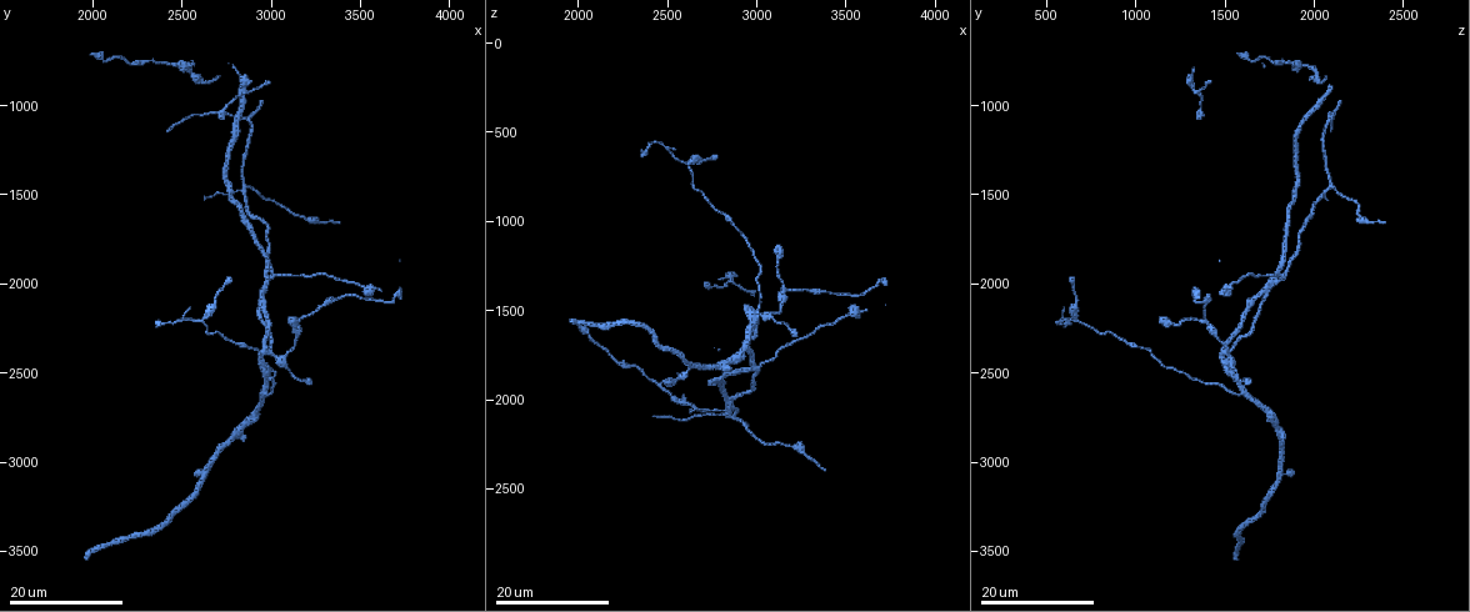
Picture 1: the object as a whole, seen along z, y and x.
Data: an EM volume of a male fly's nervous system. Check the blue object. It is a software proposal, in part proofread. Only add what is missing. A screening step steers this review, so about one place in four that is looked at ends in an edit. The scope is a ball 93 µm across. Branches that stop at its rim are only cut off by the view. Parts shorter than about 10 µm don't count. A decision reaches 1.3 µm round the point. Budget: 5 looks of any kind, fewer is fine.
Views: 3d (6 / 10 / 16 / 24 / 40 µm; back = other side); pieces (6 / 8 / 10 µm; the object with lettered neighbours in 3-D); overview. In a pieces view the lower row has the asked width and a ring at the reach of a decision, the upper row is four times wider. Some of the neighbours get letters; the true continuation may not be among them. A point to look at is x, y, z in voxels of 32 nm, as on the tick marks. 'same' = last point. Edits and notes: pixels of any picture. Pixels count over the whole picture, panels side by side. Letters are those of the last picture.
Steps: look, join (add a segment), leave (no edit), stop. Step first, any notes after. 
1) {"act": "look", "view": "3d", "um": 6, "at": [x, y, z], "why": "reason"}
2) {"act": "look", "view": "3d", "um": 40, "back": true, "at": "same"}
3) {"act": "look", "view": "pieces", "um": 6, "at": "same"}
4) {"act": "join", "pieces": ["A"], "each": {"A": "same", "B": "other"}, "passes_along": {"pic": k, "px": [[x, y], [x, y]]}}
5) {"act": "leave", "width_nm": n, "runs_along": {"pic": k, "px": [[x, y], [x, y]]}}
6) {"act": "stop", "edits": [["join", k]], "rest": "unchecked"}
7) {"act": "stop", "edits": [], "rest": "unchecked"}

{"act": "look", "view": "3d", "um": 16, "at": [2440, 1140, 2100], "why": "end of a long branch"}

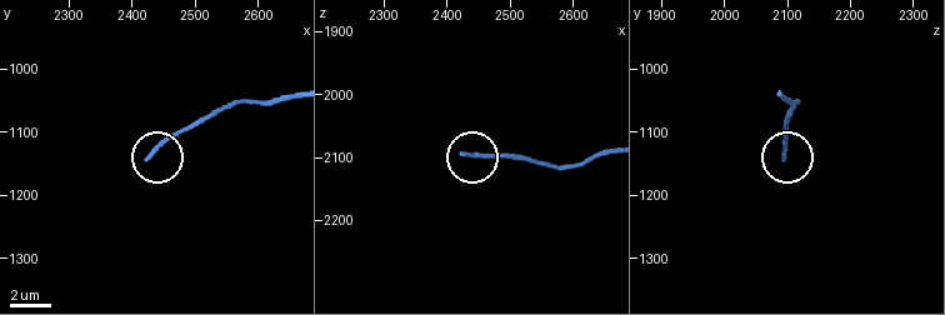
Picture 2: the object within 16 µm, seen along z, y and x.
{"act": "look", "view": "pieces", "um": 10, "at": [2425, 1140, 2095]}

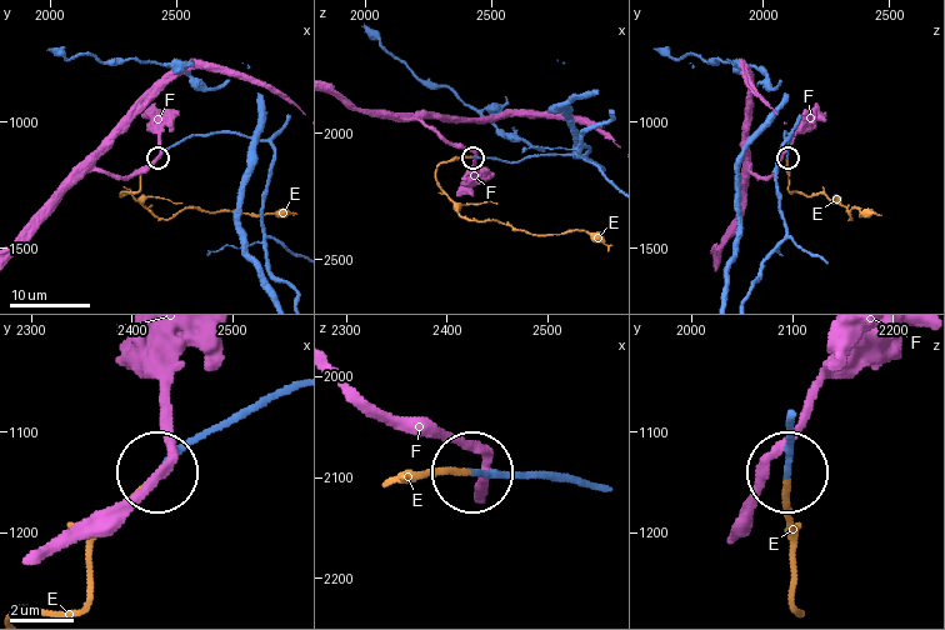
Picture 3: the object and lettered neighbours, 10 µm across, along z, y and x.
{"act": "join", "pieces": ["E"], "each": {"E": "same", "F": "other"}, "passes_along": {"pic": 3, "px": [[491, 159], [464, 156], [436, 171], [456, 209], [485, 221]]}, "found": "it goes on there"}

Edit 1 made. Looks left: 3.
{"act": "look", "view": "3d", "um": 24, "at": [3120, 2200, 1140], "why": "an open end"}

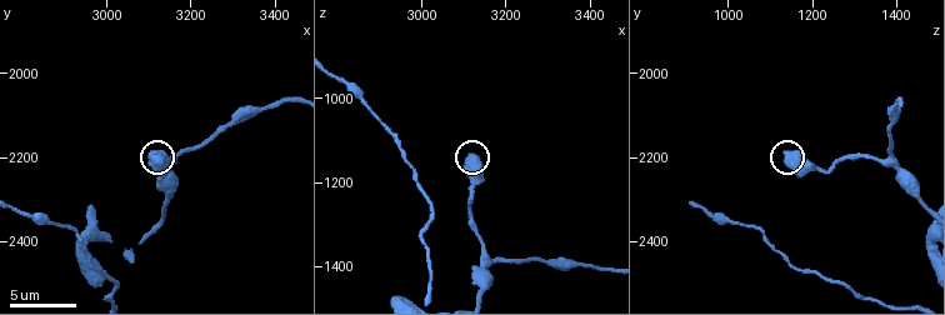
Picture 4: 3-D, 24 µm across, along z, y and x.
{"act": "look", "view": "pieces", "um": 6, "at": [3120, 2190, 1140]}

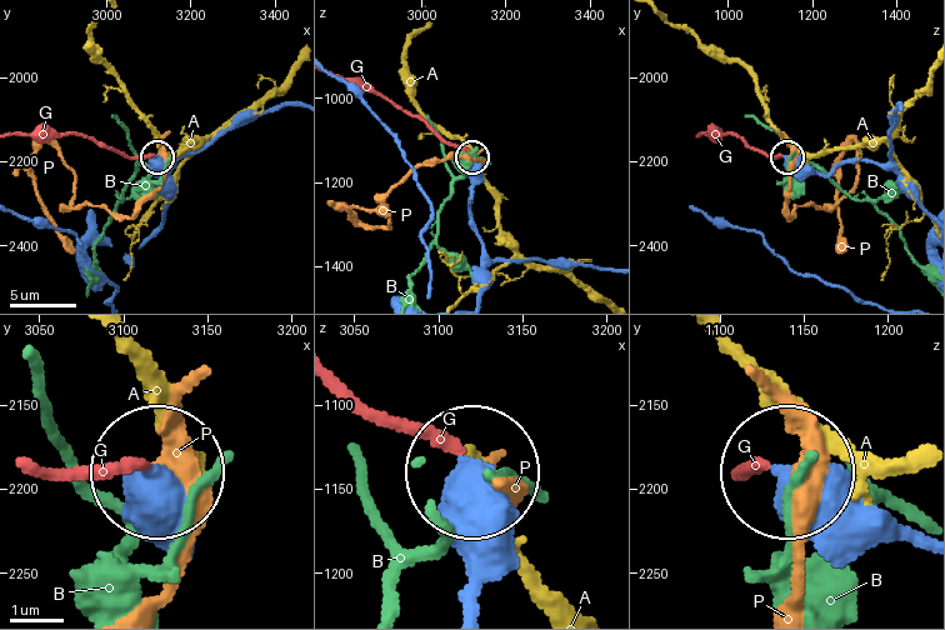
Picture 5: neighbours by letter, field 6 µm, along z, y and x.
{"act": "join", "pieces": ["G"], "width_nm": 590, "each": {"A": "other", "B": "other", "G": "same", "P": "other"}, "found": "it goes on there"}

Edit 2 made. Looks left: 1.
{"act": "stop", "edits": [["join", 3], ["join", 5]], "rest": "unchecked"}

